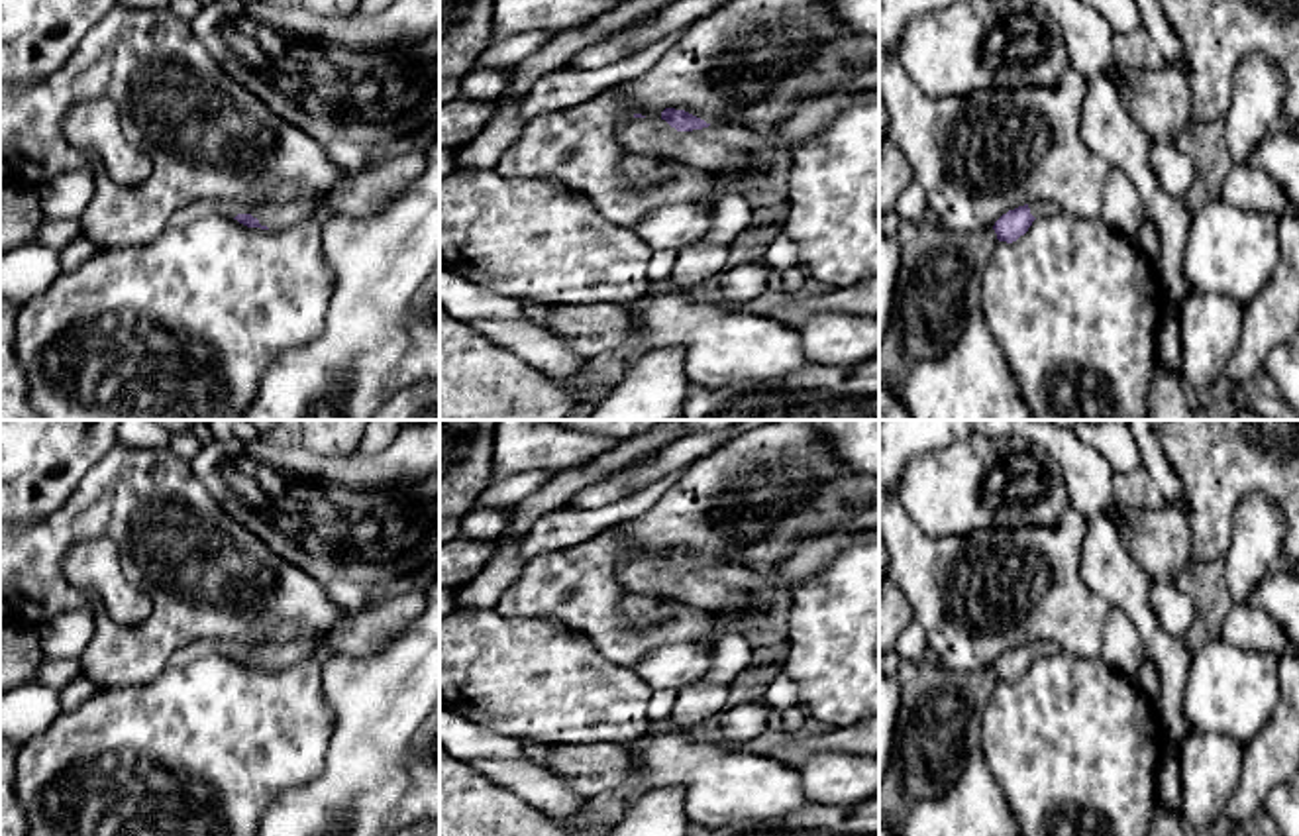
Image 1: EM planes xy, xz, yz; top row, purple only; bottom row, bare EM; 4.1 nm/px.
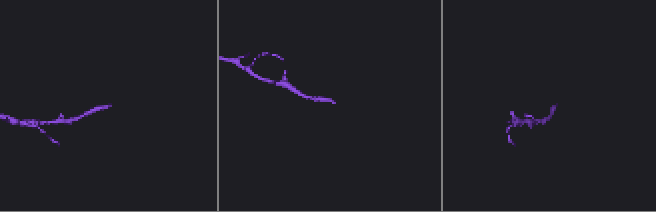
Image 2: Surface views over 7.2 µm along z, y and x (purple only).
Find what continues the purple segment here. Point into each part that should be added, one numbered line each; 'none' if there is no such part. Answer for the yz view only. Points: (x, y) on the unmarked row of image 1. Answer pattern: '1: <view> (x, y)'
1: yz (1040, 648)

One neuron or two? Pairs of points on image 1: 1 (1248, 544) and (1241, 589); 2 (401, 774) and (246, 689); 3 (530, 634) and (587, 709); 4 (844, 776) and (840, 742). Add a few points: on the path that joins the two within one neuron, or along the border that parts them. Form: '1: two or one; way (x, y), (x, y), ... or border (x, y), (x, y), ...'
1: one; way (1248, 556), (1243, 577)
2: two; border (324, 691), (334, 731), (324, 770), (314, 780)
3: one; way (530, 652), (570, 691)
4: two; border (858, 754), (813, 752), (799, 766)

